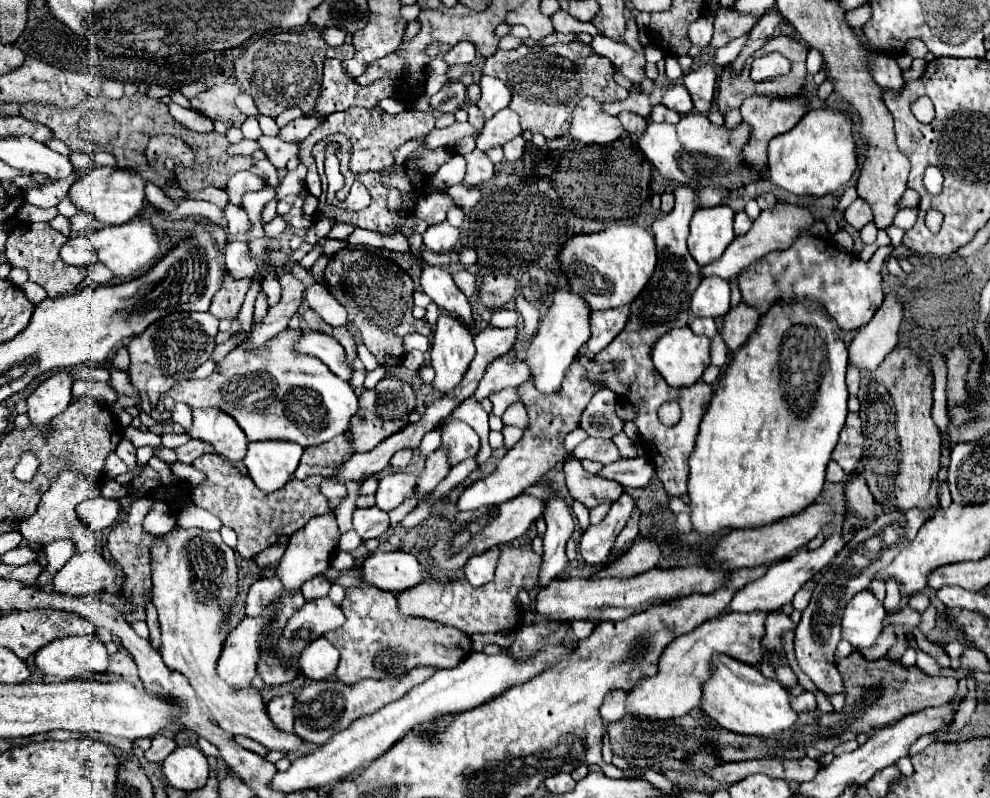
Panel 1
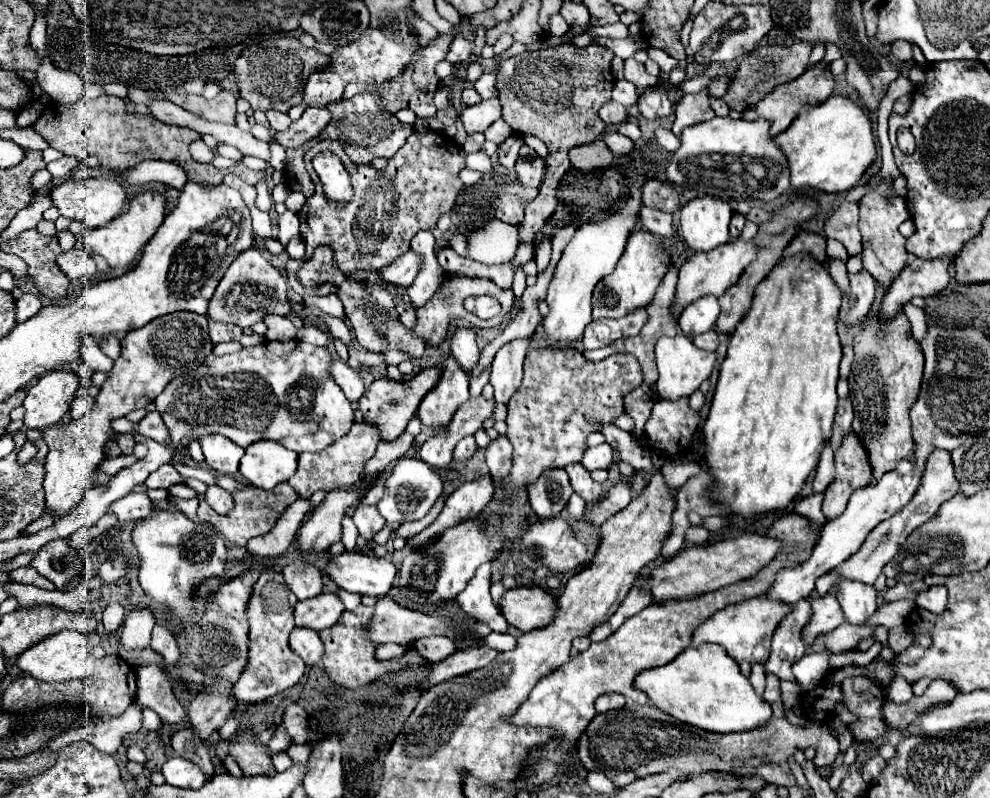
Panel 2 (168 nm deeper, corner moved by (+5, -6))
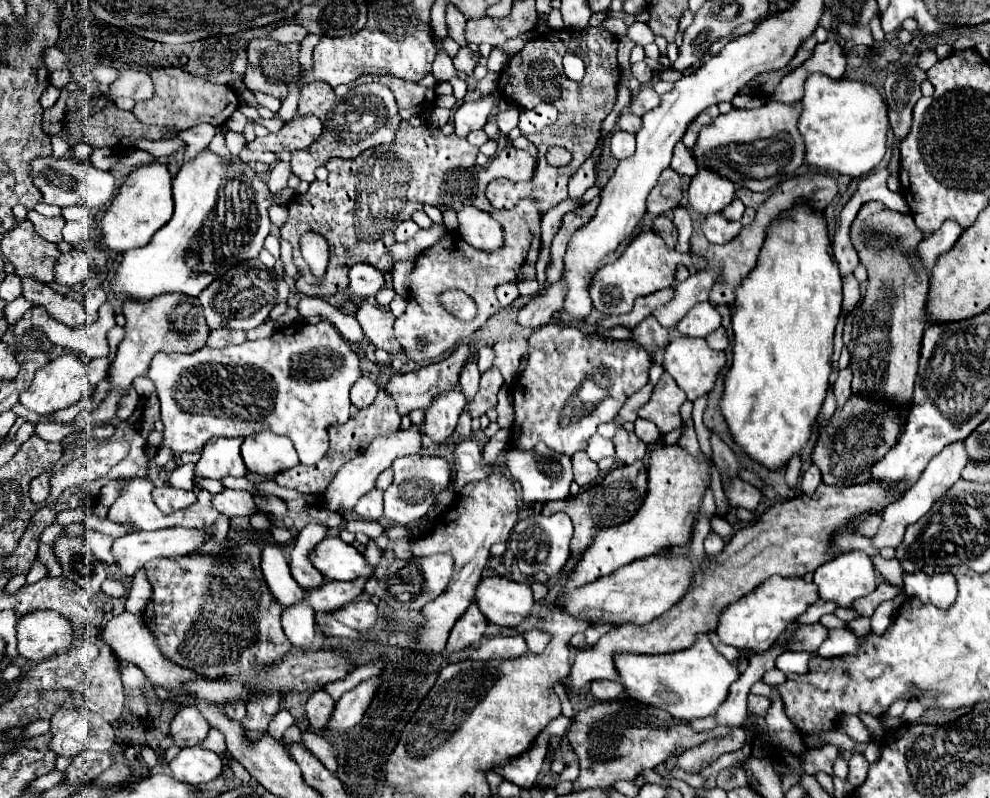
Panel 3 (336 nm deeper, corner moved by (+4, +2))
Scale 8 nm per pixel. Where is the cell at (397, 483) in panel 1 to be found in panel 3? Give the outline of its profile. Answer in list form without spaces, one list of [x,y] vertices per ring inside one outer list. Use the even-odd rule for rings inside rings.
[[[399,457],[393,463],[395,479],[385,489],[385,517],[401,527],[409,527],[419,521],[435,501],[435,495],[441,493],[451,479],[451,465],[443,457]]]

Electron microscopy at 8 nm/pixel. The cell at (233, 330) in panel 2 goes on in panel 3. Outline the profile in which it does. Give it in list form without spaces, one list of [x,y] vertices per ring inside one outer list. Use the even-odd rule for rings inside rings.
[[[217,329],[211,331],[207,339],[207,347],[227,347],[227,345],[241,345],[245,341],[245,331],[229,331],[229,329]]]

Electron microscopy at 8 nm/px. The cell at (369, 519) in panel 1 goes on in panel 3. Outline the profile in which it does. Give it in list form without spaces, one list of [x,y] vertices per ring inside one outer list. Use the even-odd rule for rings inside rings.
[[[377,487],[371,489],[367,495],[359,499],[355,511],[367,521],[377,521],[383,515],[383,491]]]

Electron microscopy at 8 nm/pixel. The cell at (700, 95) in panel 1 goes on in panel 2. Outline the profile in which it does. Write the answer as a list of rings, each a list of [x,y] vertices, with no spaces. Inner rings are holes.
[[[698,91],[698,93],[684,93],[676,105],[676,121],[672,125],[674,135],[680,135],[682,127],[702,123],[706,119],[712,119],[714,111],[708,105],[708,93]]]

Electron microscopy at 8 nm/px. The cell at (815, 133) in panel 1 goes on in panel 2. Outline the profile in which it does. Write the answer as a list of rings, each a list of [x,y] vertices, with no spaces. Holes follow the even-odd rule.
[[[832,95],[816,107],[802,109],[792,125],[774,137],[774,143],[788,159],[790,185],[796,191],[806,187],[824,193],[850,191],[876,159],[868,115],[854,101],[840,95]]]

